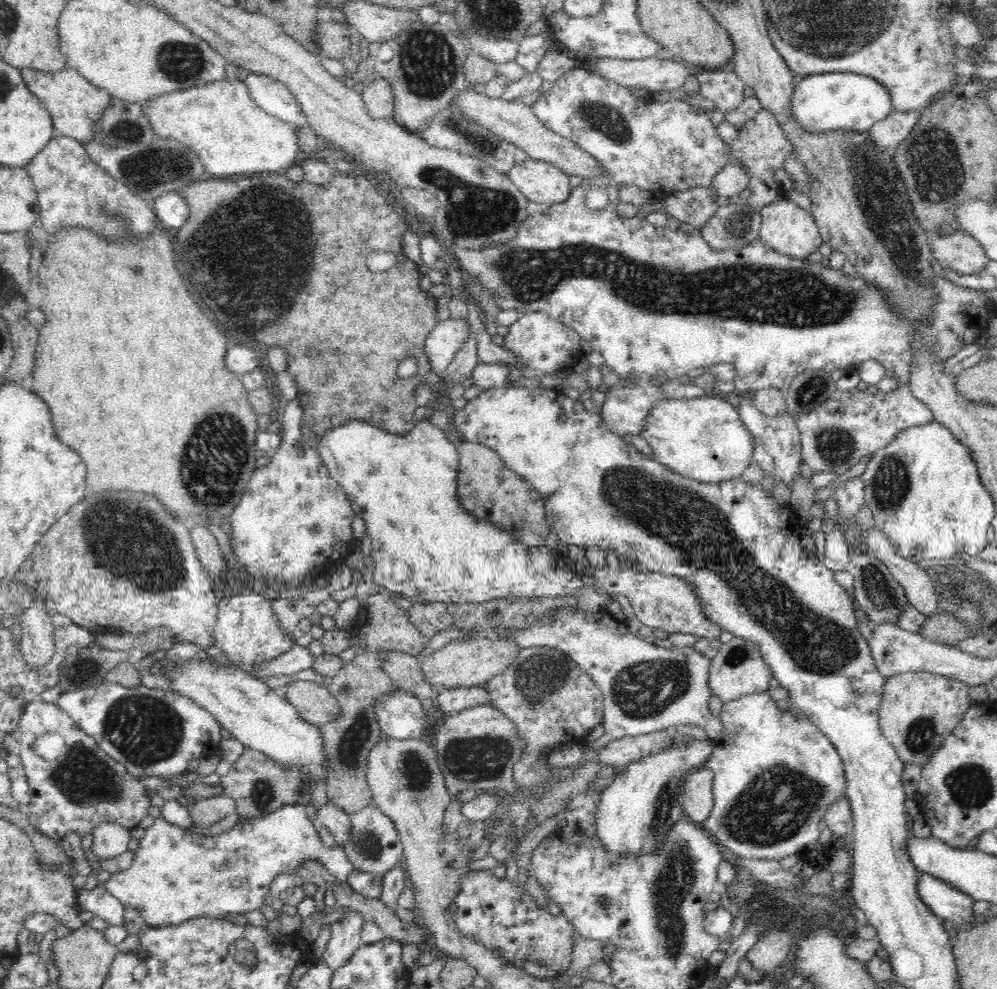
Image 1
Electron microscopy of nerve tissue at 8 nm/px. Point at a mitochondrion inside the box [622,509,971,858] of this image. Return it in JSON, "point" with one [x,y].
{"point":[778,802]}

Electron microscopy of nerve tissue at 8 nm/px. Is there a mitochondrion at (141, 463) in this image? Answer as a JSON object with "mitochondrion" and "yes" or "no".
{"mitochondrion":"no"}

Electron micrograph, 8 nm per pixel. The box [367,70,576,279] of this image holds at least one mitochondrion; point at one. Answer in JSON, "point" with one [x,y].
{"point":[475,212]}

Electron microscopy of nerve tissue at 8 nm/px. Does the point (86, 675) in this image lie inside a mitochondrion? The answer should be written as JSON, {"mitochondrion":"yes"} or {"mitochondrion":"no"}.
{"mitochondrion":"yes"}

